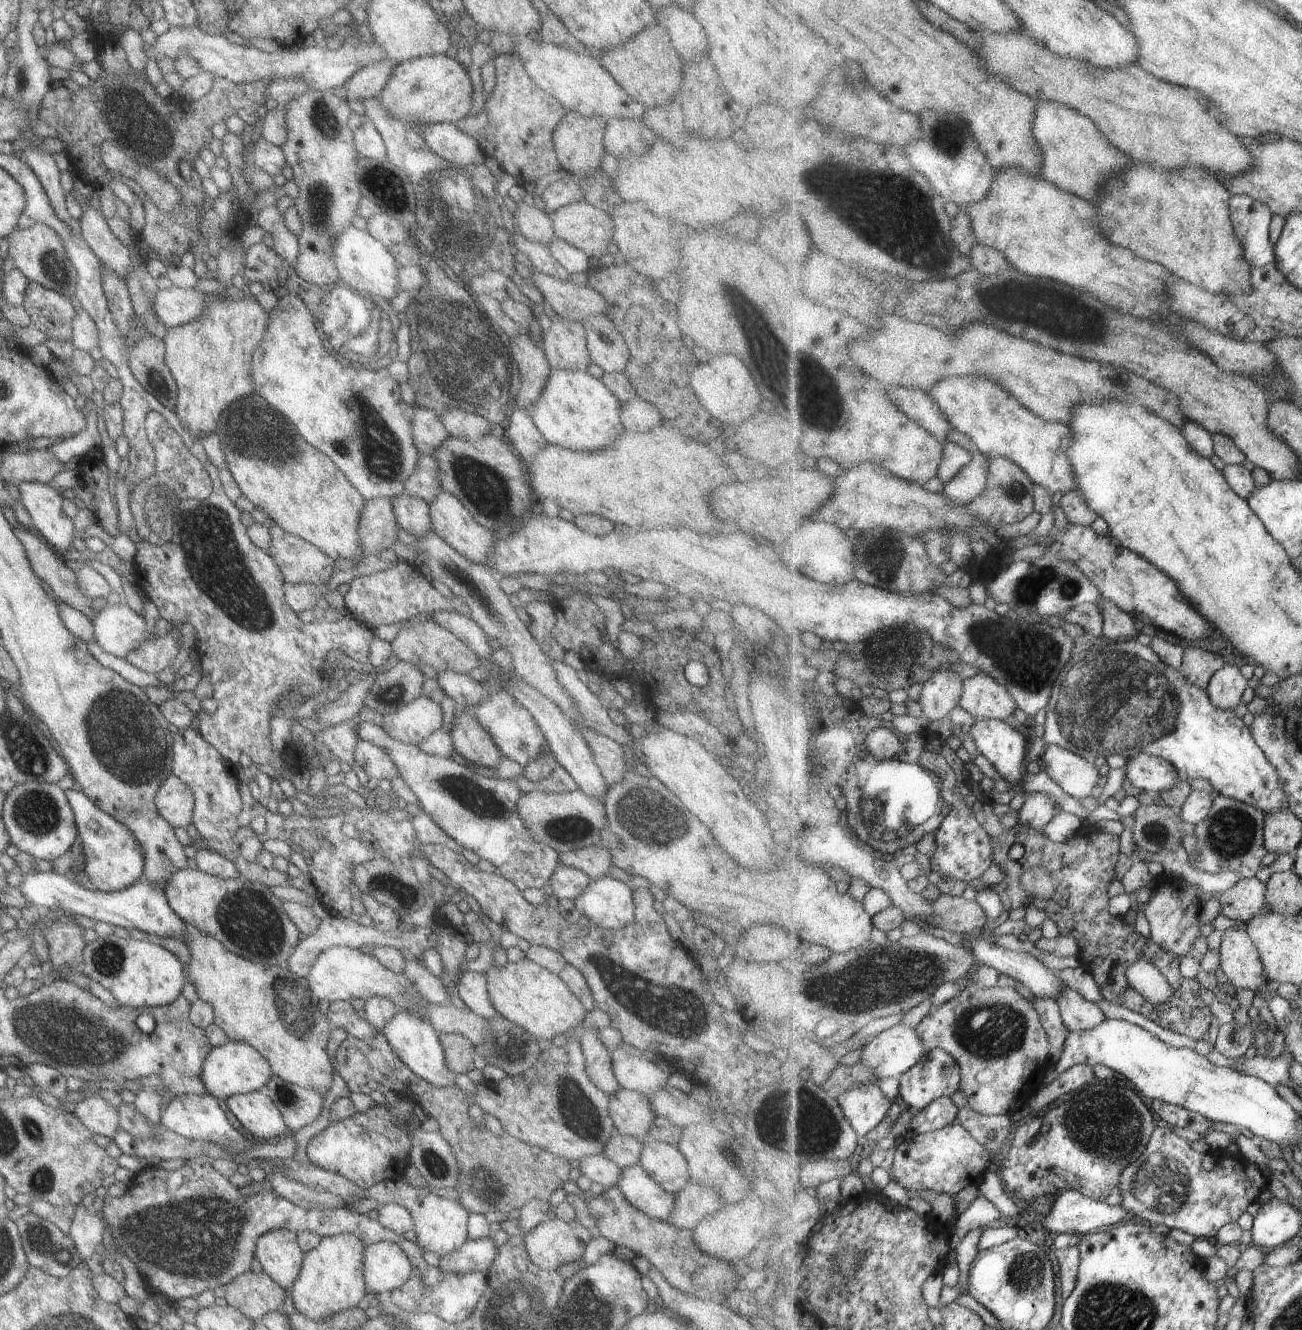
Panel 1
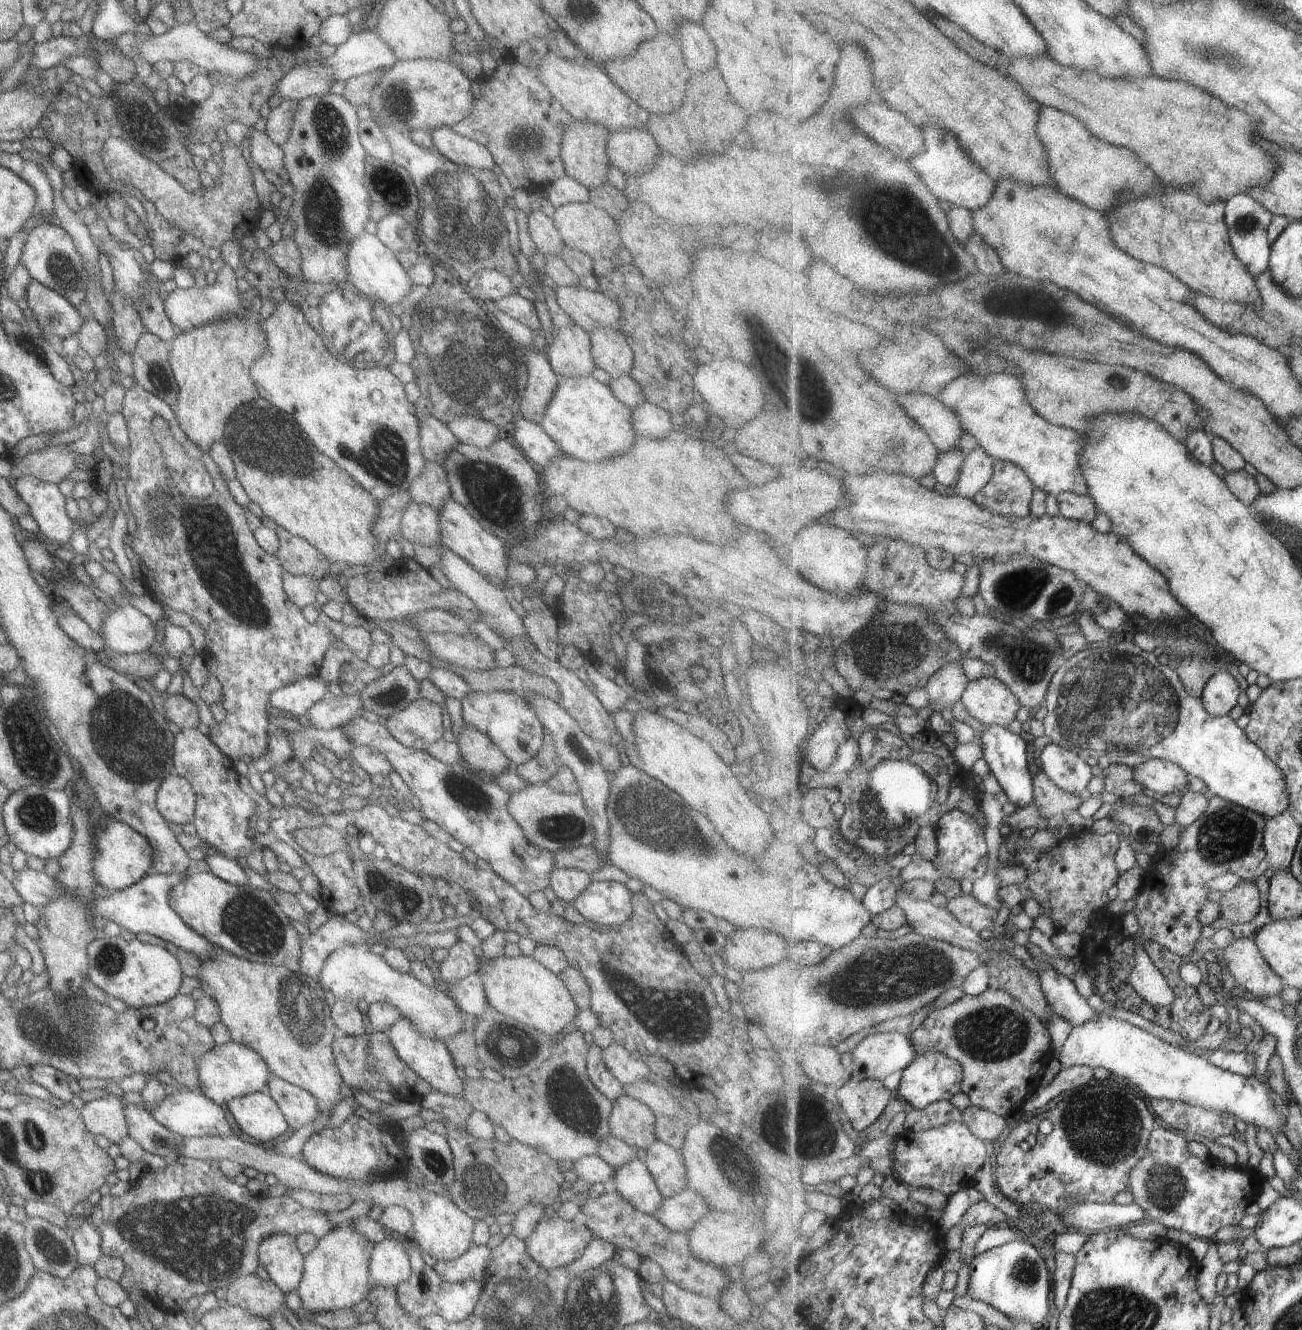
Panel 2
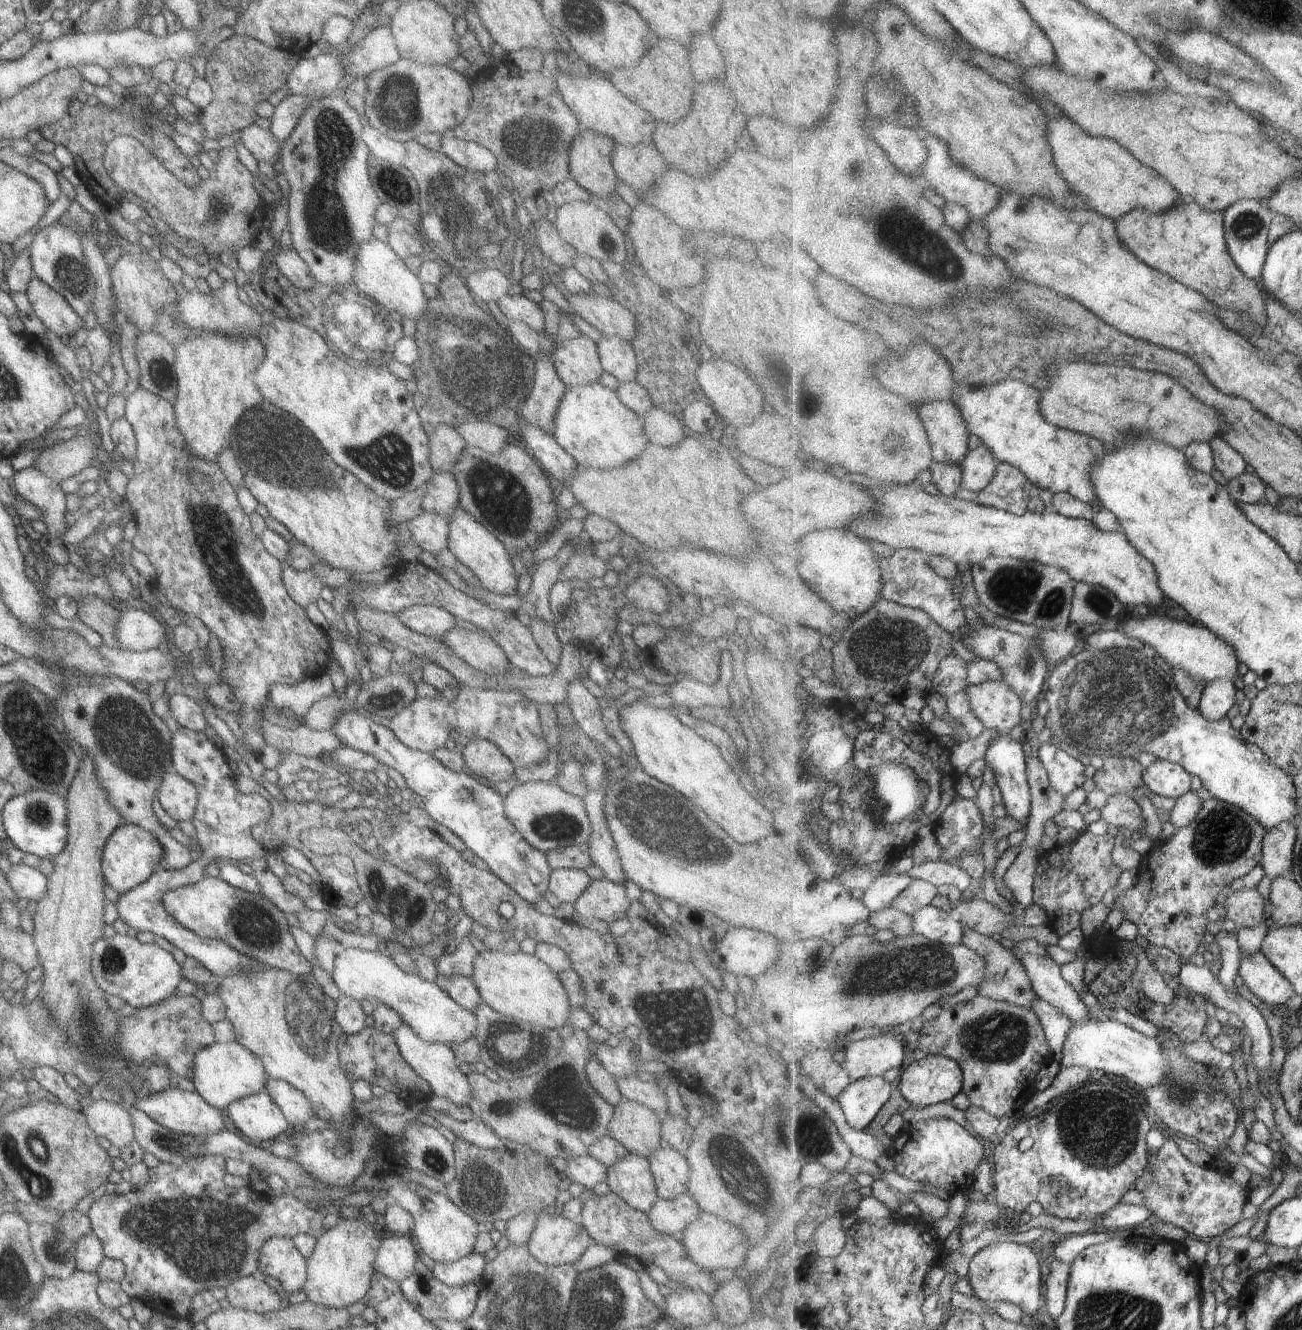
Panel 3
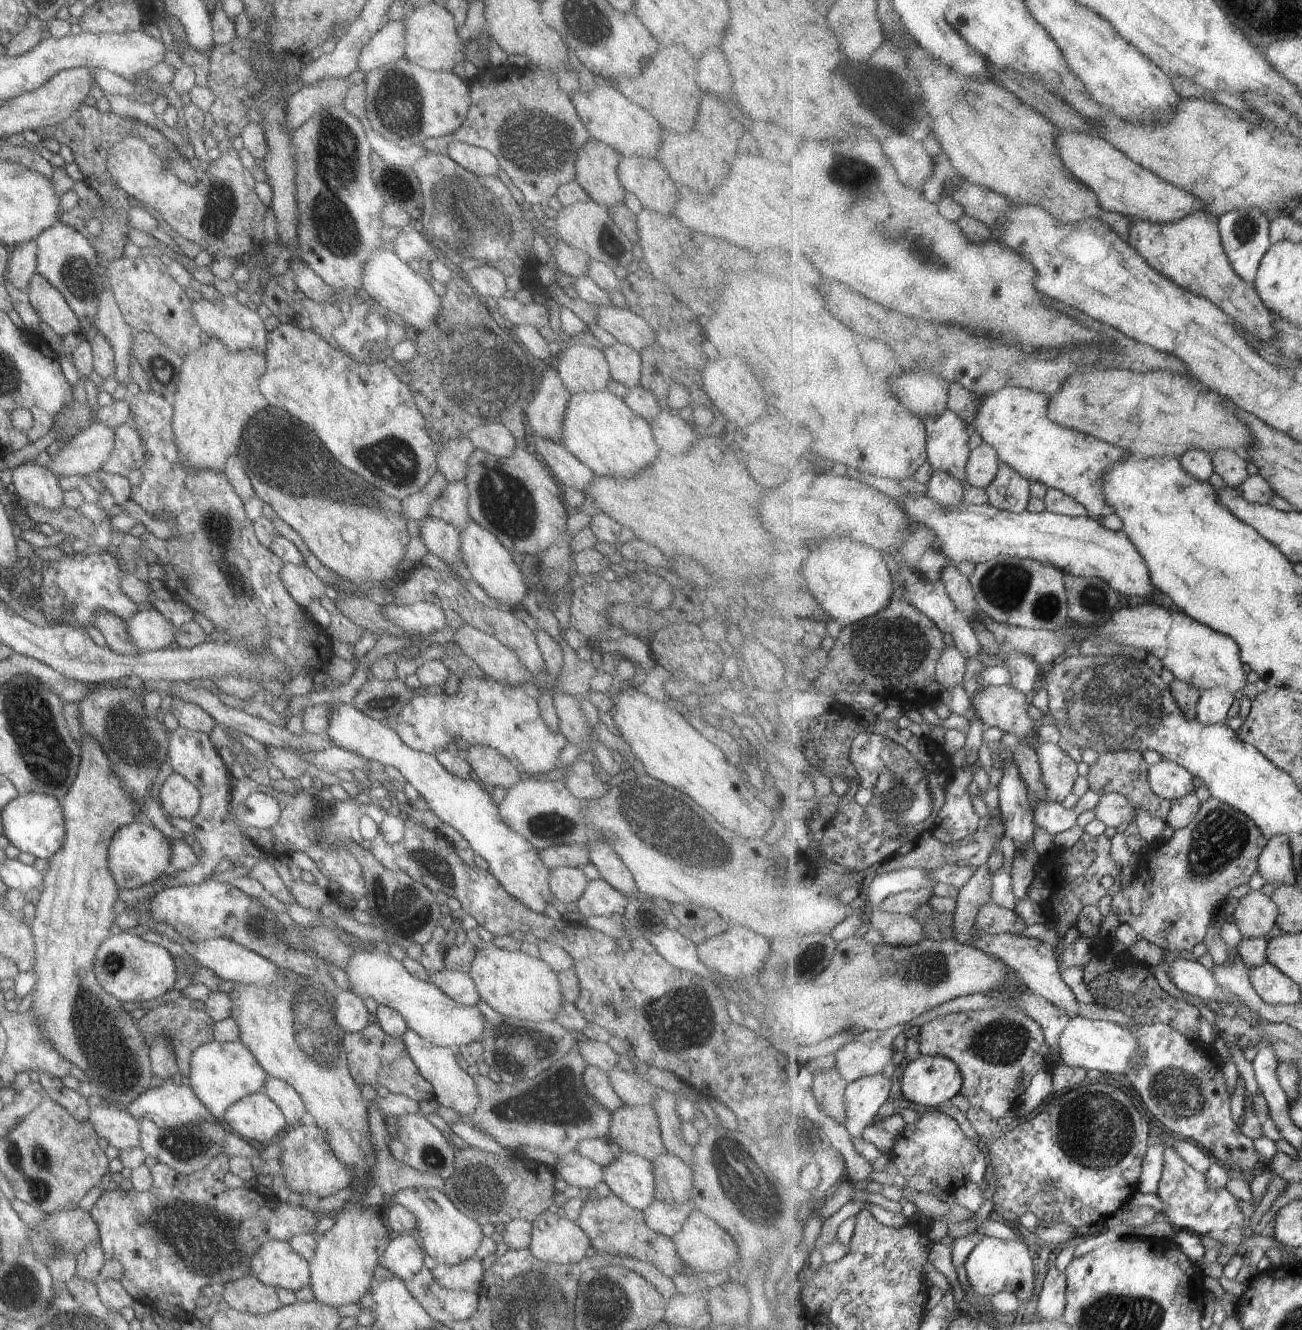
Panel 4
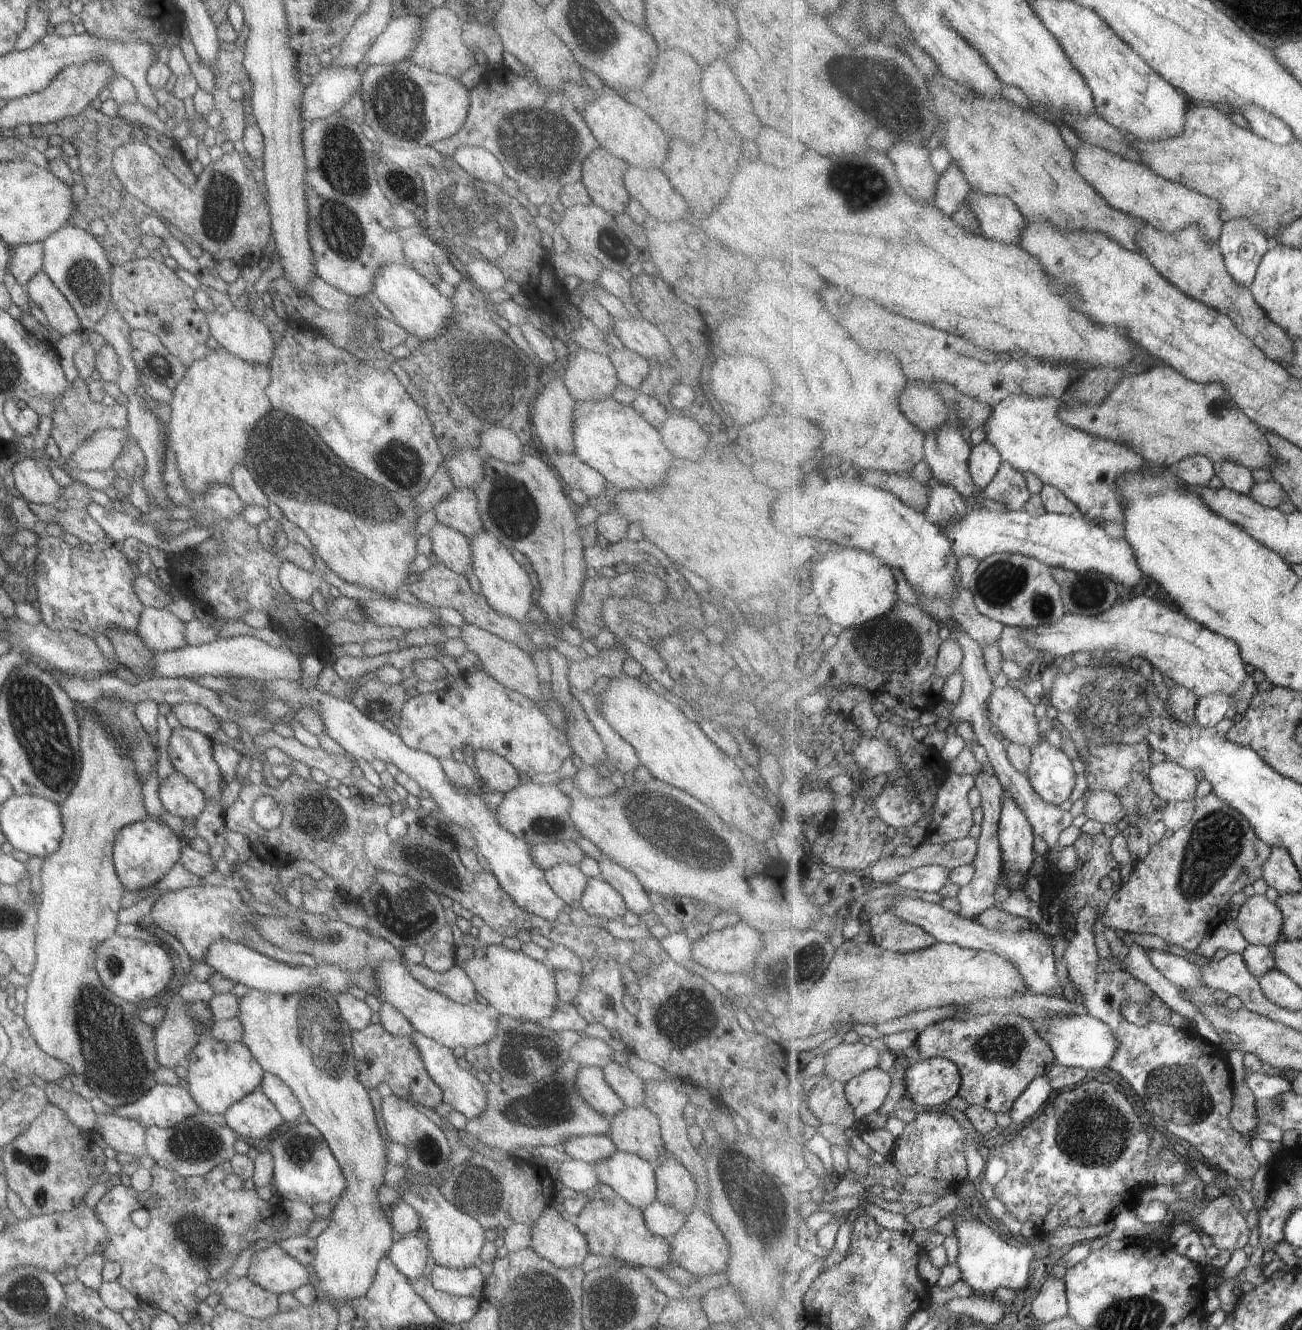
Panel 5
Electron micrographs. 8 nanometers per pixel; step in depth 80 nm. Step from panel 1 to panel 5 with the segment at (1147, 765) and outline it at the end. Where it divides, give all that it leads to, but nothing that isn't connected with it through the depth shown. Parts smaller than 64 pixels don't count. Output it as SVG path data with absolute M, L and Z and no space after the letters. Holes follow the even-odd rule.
M1164 760L1152 765L1150 779L1157 796L1169 804L1195 801L1197 797L1197 774L1185 765L1175 761Z

